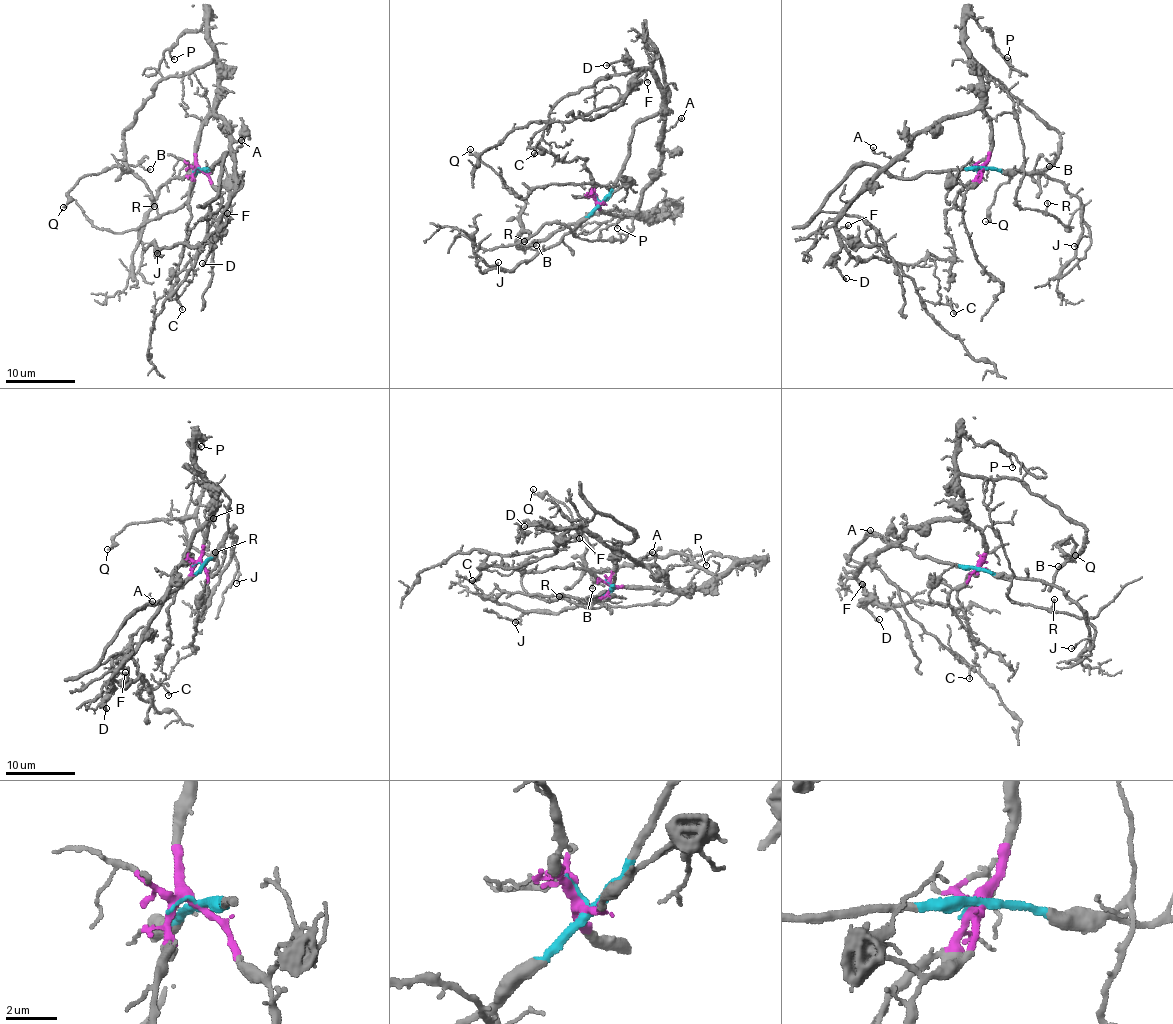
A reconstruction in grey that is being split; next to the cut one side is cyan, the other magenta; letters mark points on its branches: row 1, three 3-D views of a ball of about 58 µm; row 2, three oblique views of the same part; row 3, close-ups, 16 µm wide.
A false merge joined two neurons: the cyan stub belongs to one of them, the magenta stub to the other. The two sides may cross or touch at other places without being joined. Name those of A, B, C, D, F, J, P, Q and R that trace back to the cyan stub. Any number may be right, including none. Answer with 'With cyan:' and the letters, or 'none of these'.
With cyan: C, J, R

